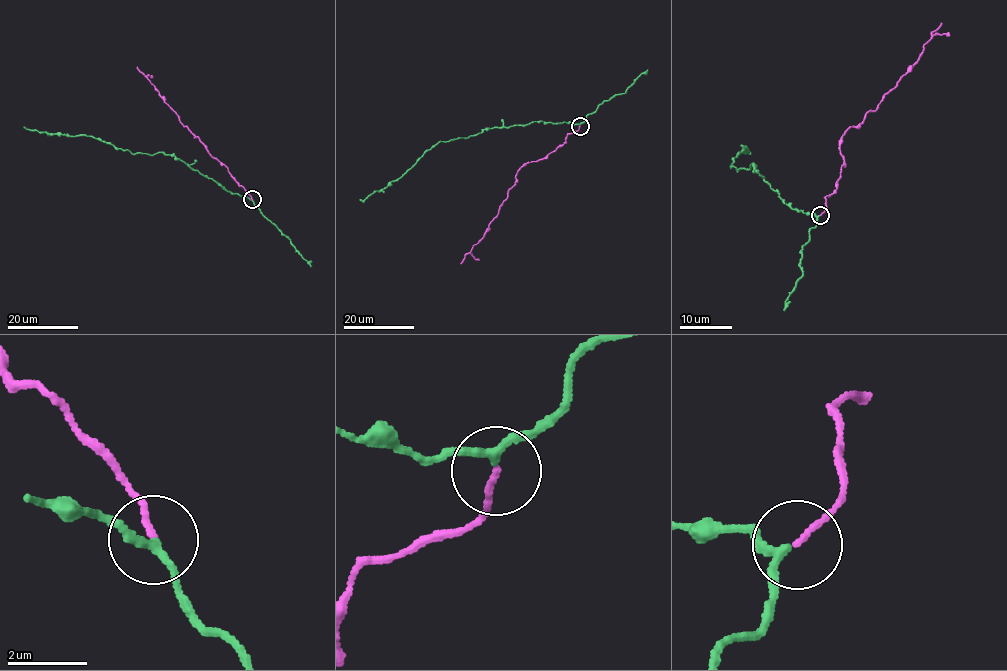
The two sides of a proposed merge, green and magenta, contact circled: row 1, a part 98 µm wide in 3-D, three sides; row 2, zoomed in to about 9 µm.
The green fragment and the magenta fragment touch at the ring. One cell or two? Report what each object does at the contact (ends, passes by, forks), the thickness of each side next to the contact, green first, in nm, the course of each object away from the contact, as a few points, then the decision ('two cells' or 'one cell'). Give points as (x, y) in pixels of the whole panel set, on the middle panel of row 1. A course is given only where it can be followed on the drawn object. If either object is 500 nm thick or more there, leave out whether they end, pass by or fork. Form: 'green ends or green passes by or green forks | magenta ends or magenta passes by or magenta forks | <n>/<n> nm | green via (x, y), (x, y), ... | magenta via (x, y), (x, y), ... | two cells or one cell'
green passes by | magenta ends | 190/140 nm | green via (580, 125), (532, 121), (487, 128), (467, 138), (440, 141), (400, 178), (363, 200), (359, 199) | magenta via (580, 126), (553, 151), (519, 170), (497, 216), (460, 263) | one cell

